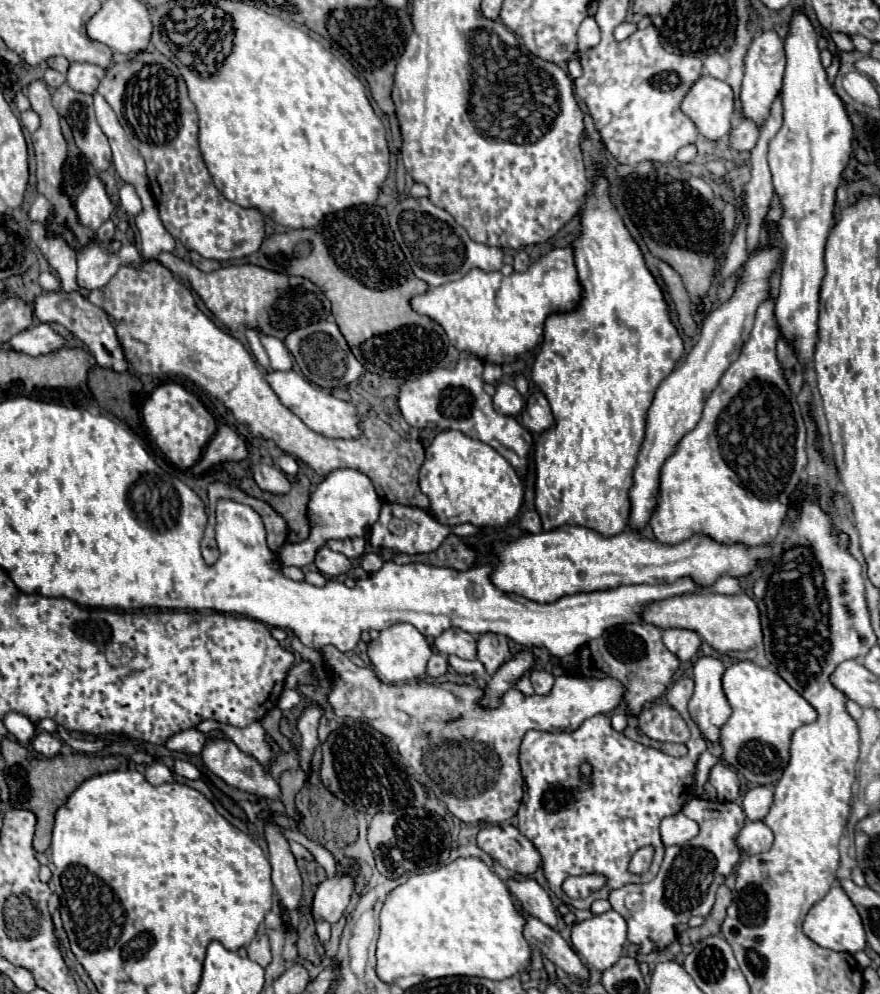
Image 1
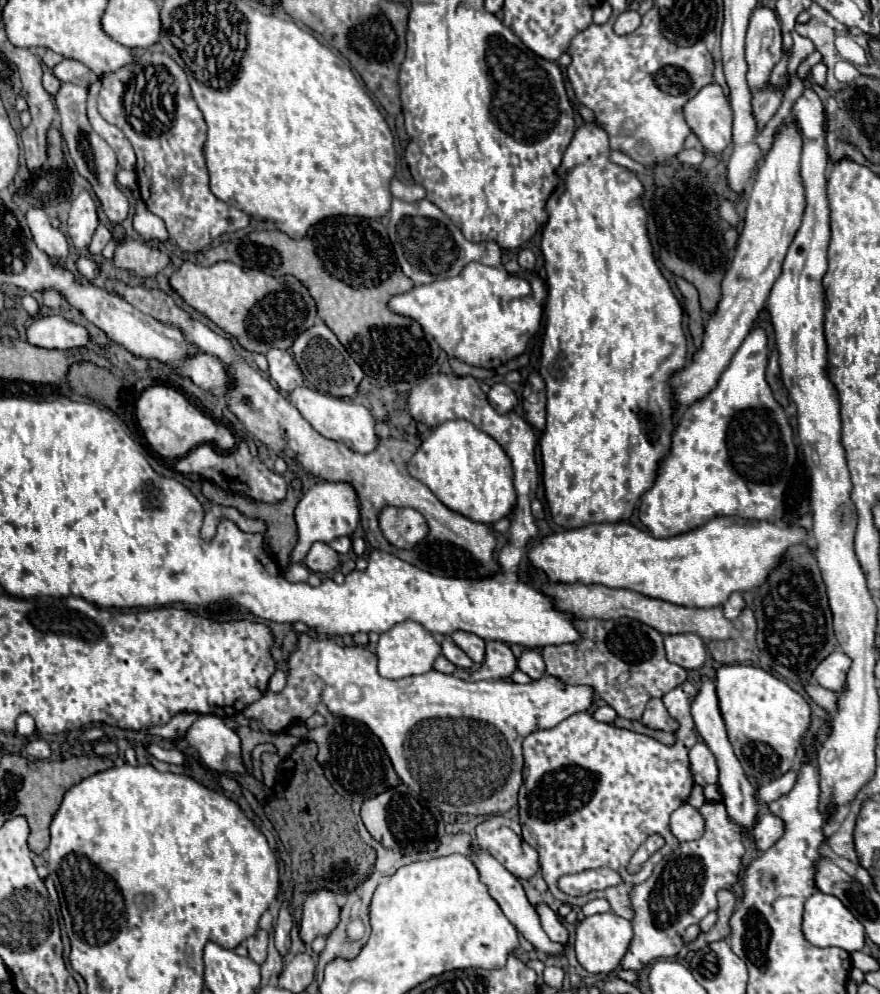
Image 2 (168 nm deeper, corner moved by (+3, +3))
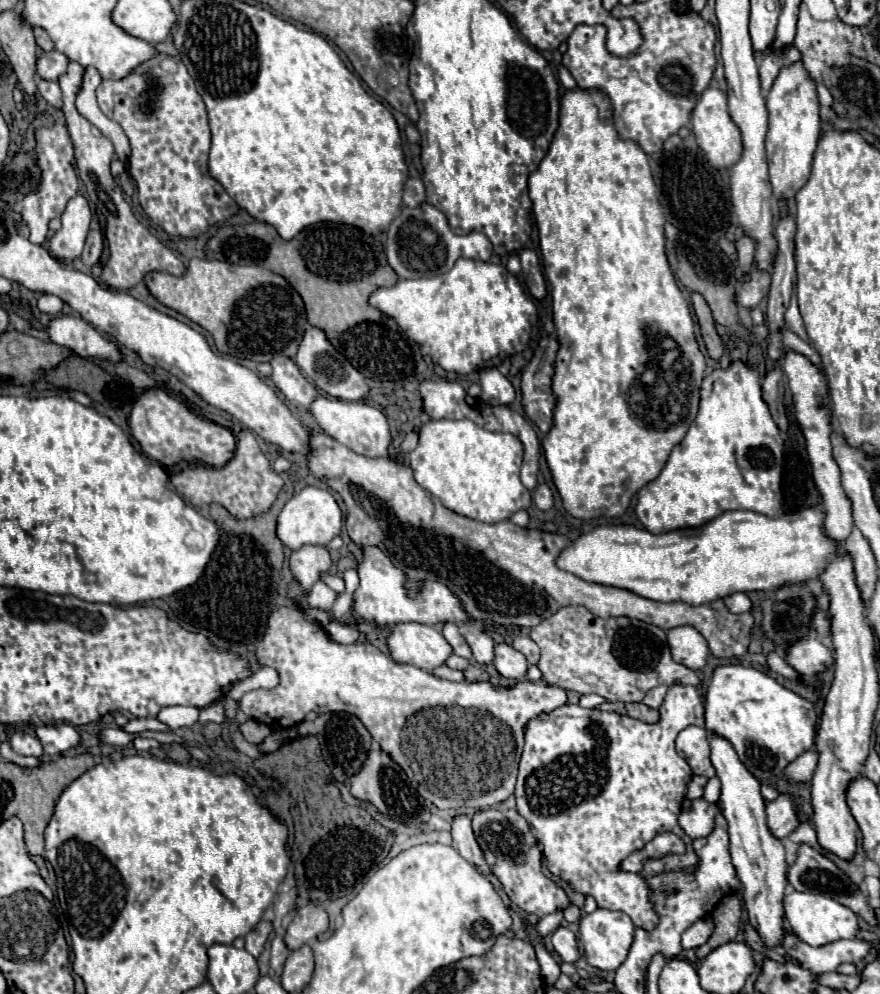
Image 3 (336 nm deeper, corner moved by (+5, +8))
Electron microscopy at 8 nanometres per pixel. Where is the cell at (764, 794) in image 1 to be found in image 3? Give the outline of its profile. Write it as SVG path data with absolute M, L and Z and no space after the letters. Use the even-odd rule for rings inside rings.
M808 750L804 754L800 754L786 770L786 778L792 780L792 782L810 782L812 780L812 774L816 770L816 764L818 764L818 752L816 750Z

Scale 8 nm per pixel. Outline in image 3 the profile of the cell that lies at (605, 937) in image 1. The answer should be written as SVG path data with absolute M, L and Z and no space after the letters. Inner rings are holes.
M598 908L596 912L586 914L584 918L580 918L580 942L584 946L586 960L600 970L616 970L628 956L634 940L634 930L636 926L632 924L630 916L624 916L624 912Z

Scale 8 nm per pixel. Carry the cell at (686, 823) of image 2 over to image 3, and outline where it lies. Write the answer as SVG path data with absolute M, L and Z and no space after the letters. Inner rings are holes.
M702 798L692 800L690 810L684 810L680 814L680 826L682 830L690 836L690 838L702 838L708 836L708 832L712 832L714 828L714 818L716 818L716 810L720 812L720 808L716 804L710 804Z

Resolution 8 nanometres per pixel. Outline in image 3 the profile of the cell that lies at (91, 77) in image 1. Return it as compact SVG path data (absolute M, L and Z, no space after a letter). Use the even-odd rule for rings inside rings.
M50 50L36 60L36 74L44 80L58 80L58 76L66 72L66 66L68 58L56 50Z

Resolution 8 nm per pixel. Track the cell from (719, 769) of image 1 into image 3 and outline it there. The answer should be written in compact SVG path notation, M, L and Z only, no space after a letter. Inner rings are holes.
M700 726L684 728L676 738L676 752L690 764L694 774L708 776L708 778L716 774L710 762L710 744L704 728Z

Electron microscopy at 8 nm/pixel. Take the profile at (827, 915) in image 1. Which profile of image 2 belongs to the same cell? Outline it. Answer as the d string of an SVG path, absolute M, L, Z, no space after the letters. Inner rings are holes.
M816 891L812 897L808 897L804 905L804 923L802 923L804 937L816 945L816 947L840 947L848 953L860 951L864 947L864 929L860 921L838 901L838 897L830 897L822 891Z

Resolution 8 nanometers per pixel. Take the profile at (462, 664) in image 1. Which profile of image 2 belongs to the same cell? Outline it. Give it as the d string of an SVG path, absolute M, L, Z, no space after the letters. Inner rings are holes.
M446 639L444 643L442 643L442 655L450 661L450 663L454 663L456 667L460 667L460 669L470 669L474 663L472 663L472 659L460 649L460 647L456 647L450 639Z

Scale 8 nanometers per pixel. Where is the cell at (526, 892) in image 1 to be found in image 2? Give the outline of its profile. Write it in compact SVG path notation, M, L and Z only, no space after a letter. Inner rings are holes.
M538 903L538 905L536 905L536 913L538 913L538 917L540 917L542 929L546 931L546 935L548 935L552 941L558 941L558 943L566 943L566 941L568 941L568 931L562 927L558 915L556 915L546 903Z

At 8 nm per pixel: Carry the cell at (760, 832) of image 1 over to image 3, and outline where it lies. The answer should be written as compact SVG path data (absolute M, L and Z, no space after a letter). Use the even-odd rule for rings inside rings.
M780 794L776 800L766 804L768 828L776 838L786 838L796 830L800 820L796 820L796 802L790 794Z

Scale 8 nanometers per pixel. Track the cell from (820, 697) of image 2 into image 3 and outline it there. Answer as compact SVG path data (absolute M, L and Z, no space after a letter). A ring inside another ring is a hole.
M770 652L770 654L766 656L766 662L768 662L768 668L770 668L772 672L782 674L784 678L788 678L788 680L792 680L792 682L798 682L798 680L800 680L800 674L798 674L782 656L778 656L776 652Z

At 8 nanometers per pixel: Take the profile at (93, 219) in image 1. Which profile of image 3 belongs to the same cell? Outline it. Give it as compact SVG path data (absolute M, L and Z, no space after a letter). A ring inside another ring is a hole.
M80 194L74 196L62 214L62 228L46 242L50 256L62 260L64 264L72 264L72 260L78 258L84 248L90 220L92 212L86 198Z

